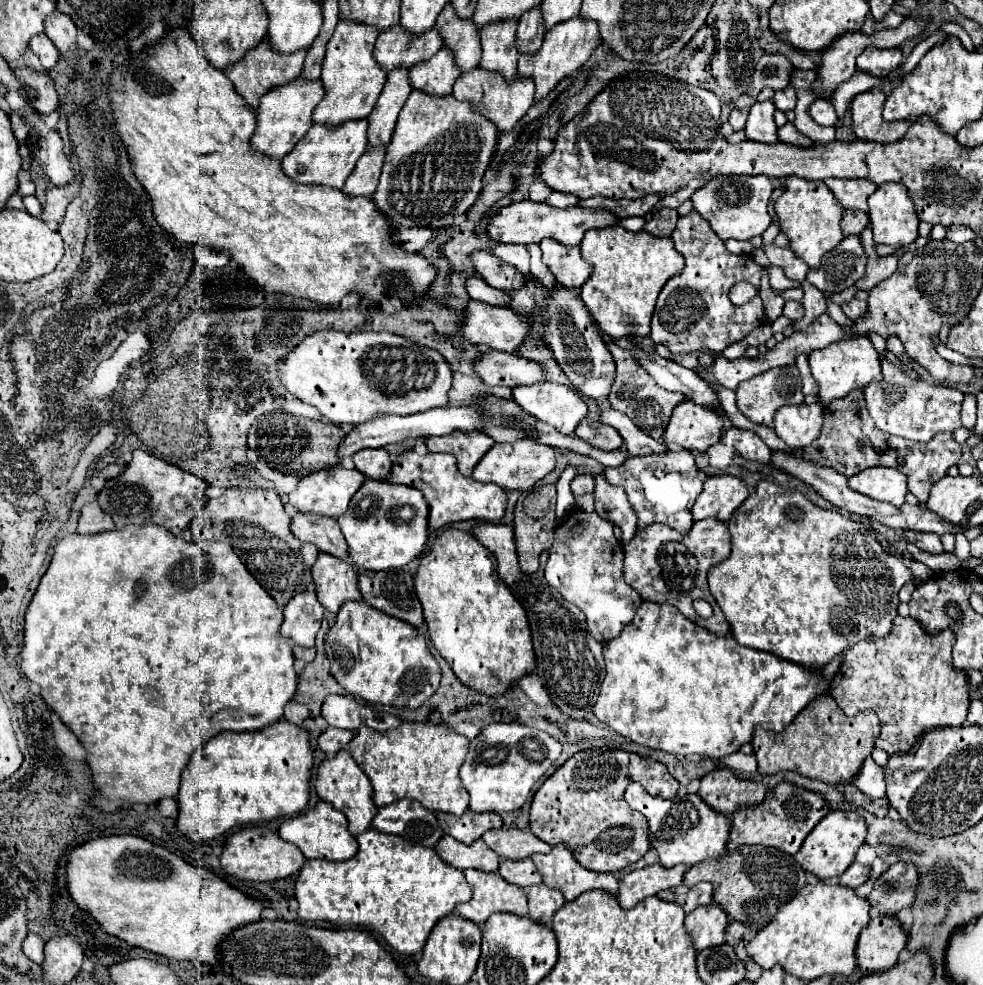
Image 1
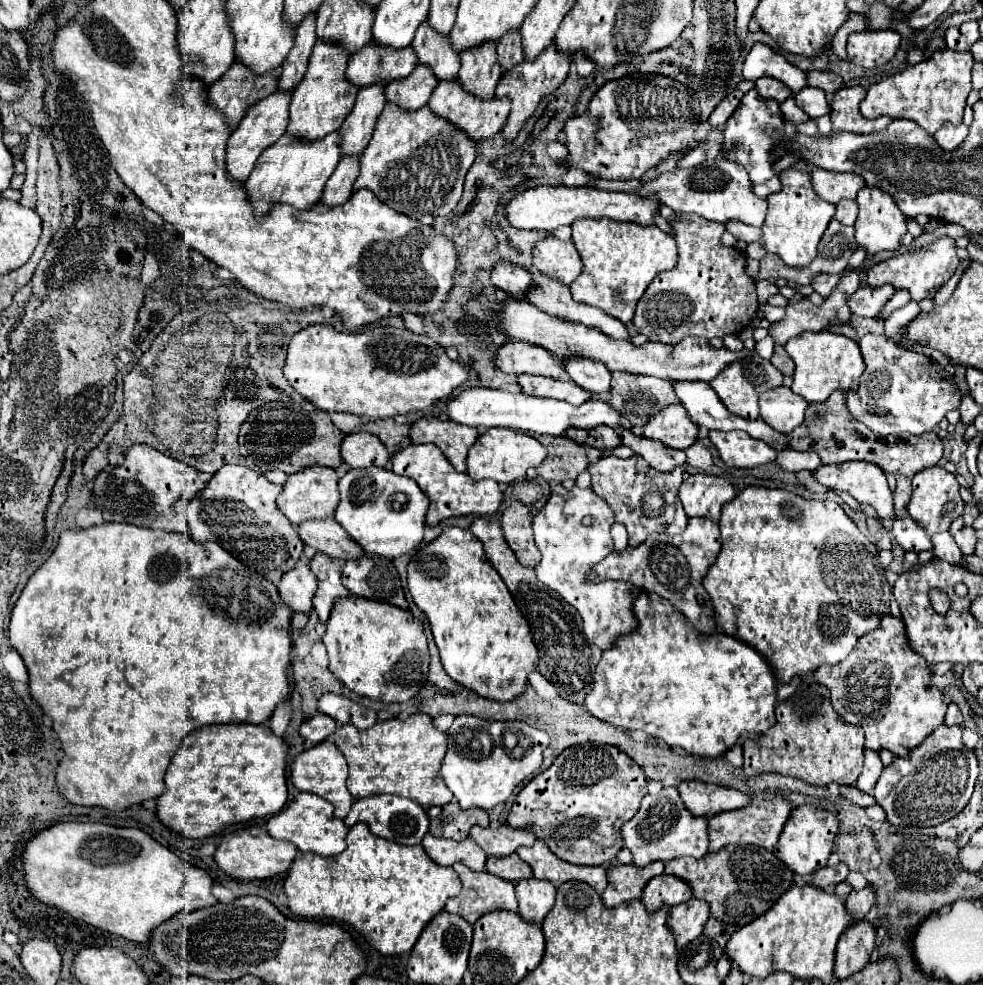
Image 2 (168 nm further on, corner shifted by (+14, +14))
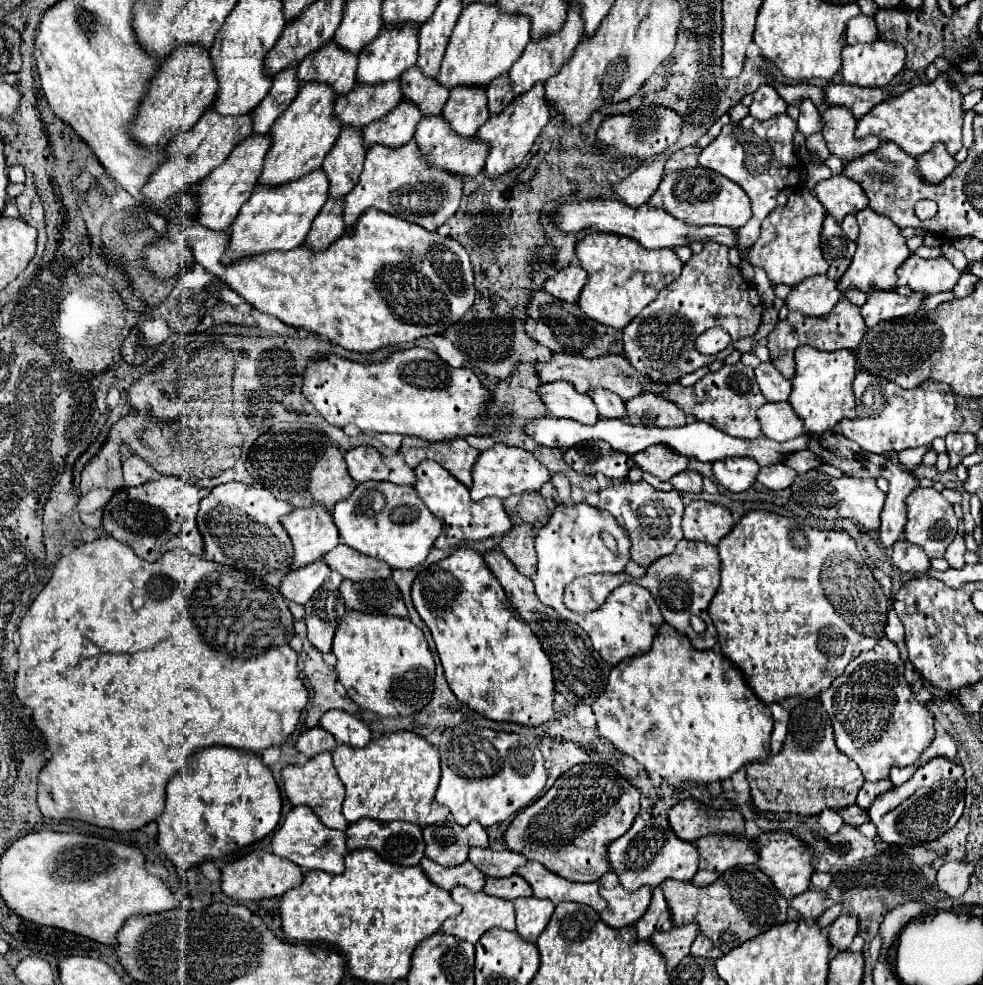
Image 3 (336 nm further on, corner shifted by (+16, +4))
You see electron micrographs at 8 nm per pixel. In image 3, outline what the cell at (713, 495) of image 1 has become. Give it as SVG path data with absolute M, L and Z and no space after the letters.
M704 500L690 502L682 516L684 538L712 546L718 546L718 542L732 530L732 526L734 518L728 508Z

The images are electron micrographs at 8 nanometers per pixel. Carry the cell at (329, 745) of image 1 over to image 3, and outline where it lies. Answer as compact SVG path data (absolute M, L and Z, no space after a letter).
M310 728L310 730L300 734L300 738L296 742L296 748L306 758L312 758L312 756L316 756L320 752L332 752L336 748L336 740L324 728Z

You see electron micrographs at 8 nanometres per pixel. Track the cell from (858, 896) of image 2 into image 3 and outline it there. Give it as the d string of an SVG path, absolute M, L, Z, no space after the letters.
M842 914L842 916L836 918L834 924L830 924L830 928L828 928L828 942L836 950L846 950L848 944L852 942L852 938L856 936L856 932L858 932L856 916Z

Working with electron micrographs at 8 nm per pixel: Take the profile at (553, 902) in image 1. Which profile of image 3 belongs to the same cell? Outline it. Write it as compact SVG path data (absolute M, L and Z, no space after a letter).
M526 898L526 900L516 900L516 932L528 940L536 942L536 938L544 932L544 928L550 922L550 916L554 912L554 904L550 900L536 900Z

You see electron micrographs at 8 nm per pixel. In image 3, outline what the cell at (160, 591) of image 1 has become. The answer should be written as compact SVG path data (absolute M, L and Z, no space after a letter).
M112 536L98 538L90 544L74 548L68 556L60 558L54 566L54 574L44 590L32 602L28 614L20 622L20 668L16 672L16 696L32 710L36 728L46 736L52 758L38 774L38 808L52 820L82 820L100 828L112 828L118 832L132 832L148 822L154 822L164 808L164 788L168 780L178 774L186 760L210 746L228 746L244 752L260 754L270 746L282 746L296 730L302 710L308 704L310 692L304 686L298 672L298 654L290 646L294 636L294 618L288 610L284 596L276 586L266 584L260 578L252 578L240 570L212 564L200 556L192 556L184 550L166 552L158 562L146 562L138 558L132 548L120 544Z

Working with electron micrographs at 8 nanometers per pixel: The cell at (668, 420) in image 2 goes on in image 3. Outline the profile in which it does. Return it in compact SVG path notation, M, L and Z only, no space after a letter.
M660 444L656 448L646 448L632 458L638 468L650 472L660 482L668 482L672 476L688 468L688 460L684 460L684 456L672 456L672 452L666 452L666 448L660 448Z

